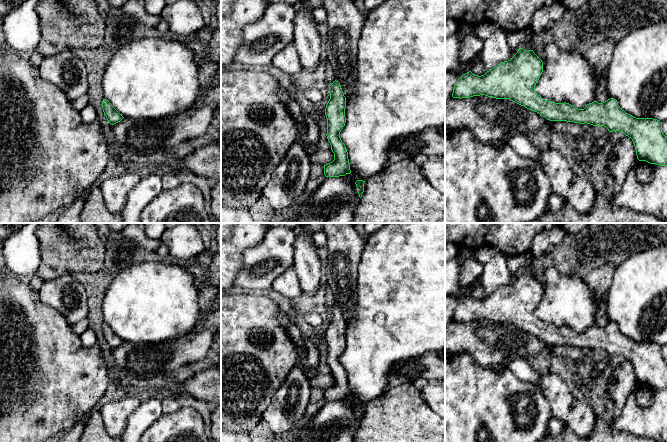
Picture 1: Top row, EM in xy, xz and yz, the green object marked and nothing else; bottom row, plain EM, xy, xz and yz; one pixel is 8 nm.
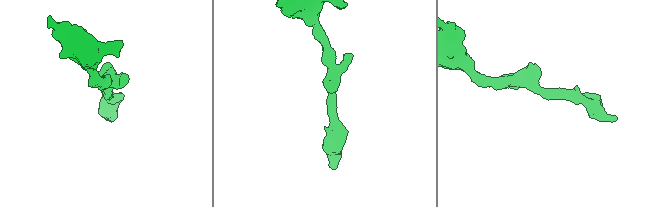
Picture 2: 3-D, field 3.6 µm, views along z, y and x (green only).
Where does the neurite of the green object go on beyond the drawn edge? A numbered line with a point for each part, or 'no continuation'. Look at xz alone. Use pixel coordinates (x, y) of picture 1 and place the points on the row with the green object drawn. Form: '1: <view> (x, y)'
no continuation

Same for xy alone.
no continuation

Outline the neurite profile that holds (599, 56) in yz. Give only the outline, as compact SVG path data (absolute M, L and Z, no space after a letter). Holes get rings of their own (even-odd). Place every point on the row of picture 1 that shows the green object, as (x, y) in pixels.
M606 40L592 46L584 54L595 74L595 92L598 103L608 100L604 72L610 63L616 43L614 40Z

